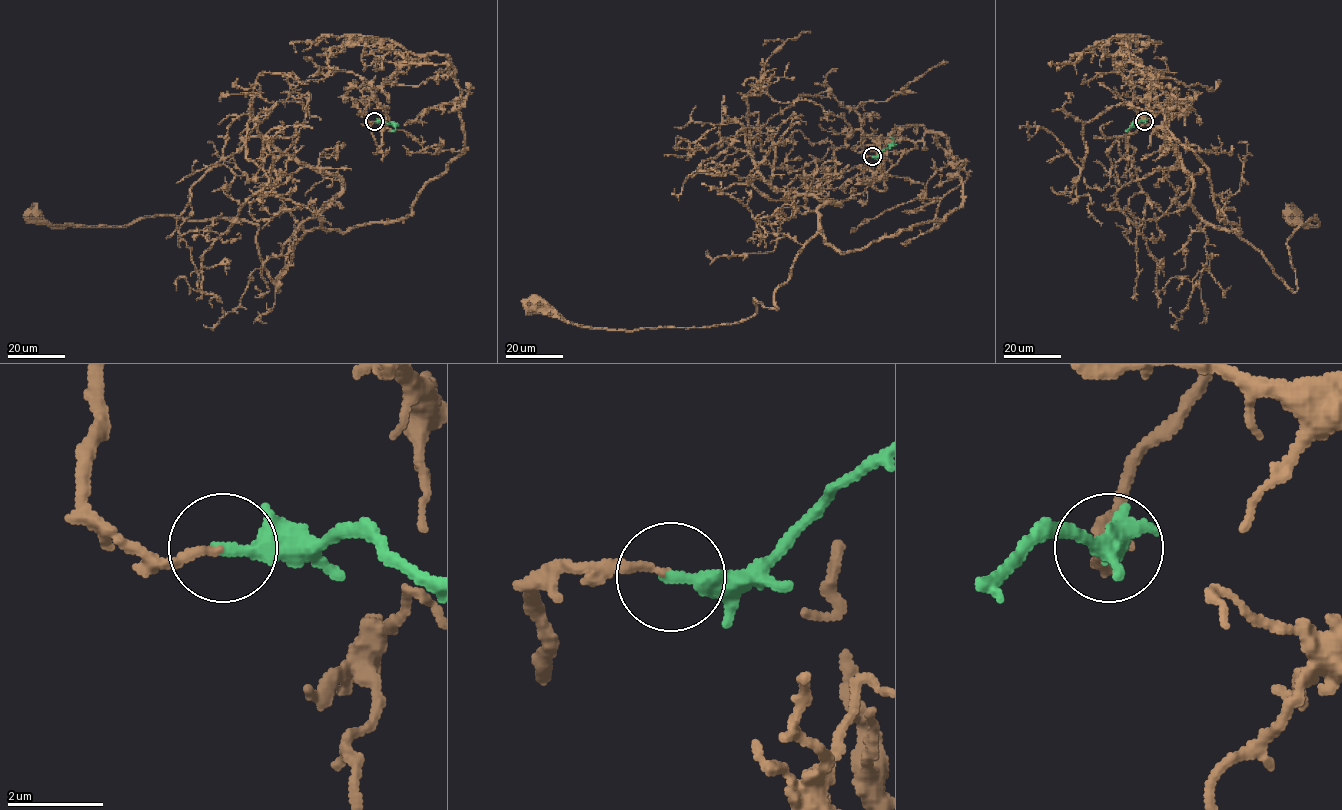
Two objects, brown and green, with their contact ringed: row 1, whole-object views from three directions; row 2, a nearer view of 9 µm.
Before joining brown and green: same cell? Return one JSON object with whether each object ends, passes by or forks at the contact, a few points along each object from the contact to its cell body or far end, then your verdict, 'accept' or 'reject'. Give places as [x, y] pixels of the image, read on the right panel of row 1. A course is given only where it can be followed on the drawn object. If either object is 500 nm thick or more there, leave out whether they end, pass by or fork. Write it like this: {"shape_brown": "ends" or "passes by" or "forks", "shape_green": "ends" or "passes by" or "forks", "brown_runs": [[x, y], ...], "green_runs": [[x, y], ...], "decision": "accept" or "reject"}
{"shape_brown": "ends", "shape_green": "ends", "brown_runs": [[1144, 121], [1173, 99], [1118, 54], [1241, 232], [1216, 227], [1294, 292], [1287, 239], [1319, 225], [1294, 217]], "green_runs": [[1144, 121], [1125, 130]], "decision": "accept"}

